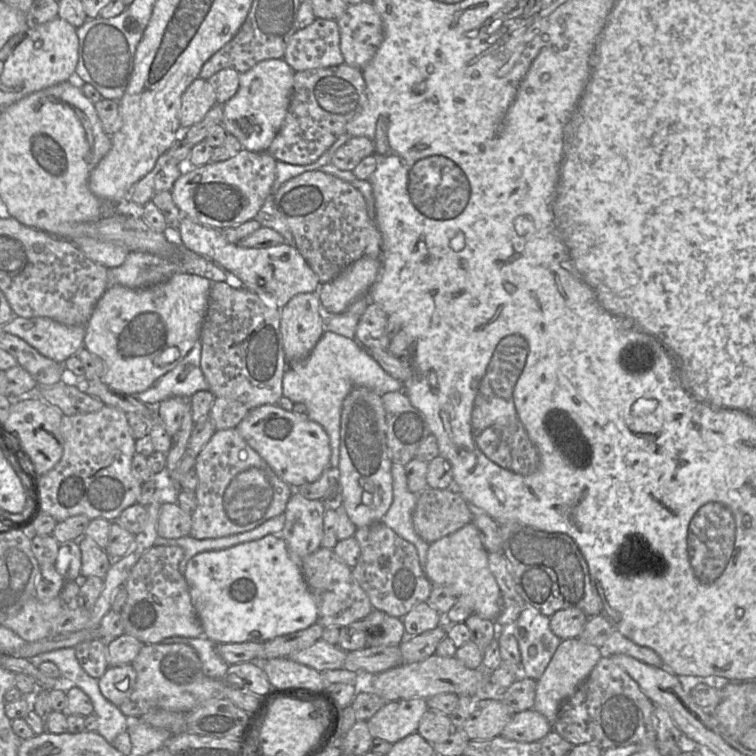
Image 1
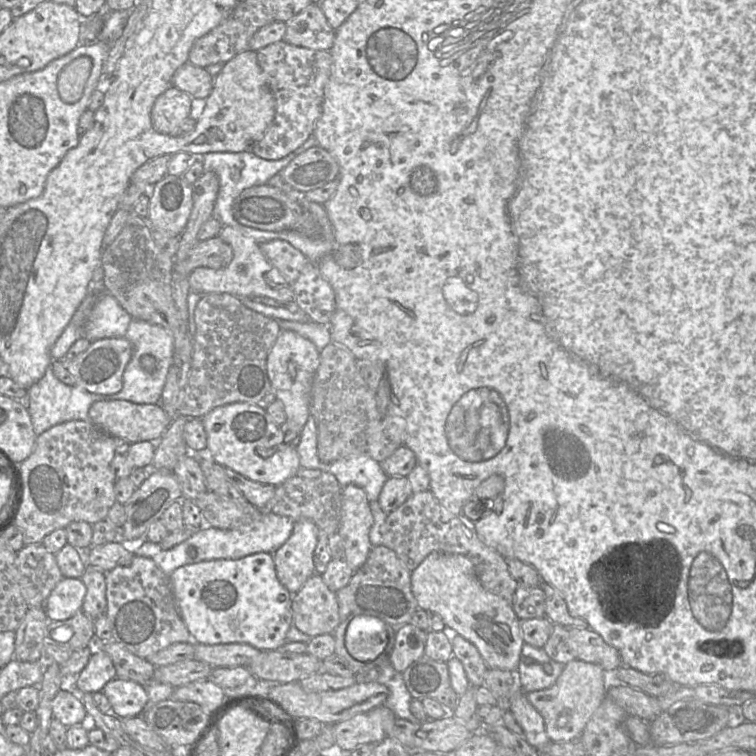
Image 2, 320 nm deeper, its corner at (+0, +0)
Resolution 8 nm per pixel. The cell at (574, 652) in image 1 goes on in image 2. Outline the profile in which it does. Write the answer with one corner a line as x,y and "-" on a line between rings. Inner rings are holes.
574,659
565,664
562,673
551,687
543,690
532,691
526,695
529,702
542,715
545,723
545,730
550,741
568,742
580,737
588,720
606,696
609,681
609,675
602,669
601,666
579,659

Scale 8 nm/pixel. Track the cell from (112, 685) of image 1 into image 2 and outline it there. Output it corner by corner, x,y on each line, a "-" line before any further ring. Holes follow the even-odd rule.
118,677
110,680
102,692
111,705
111,713
119,718
140,716
148,702
147,687

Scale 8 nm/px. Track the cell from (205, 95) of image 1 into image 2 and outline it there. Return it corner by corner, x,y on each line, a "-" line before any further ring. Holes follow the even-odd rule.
170,86
154,102
151,110
153,128
158,133
170,135
189,117
191,107
192,97
175,86

